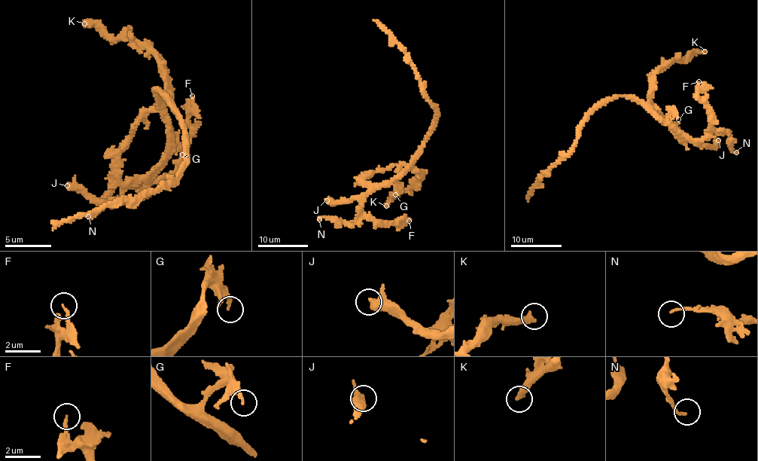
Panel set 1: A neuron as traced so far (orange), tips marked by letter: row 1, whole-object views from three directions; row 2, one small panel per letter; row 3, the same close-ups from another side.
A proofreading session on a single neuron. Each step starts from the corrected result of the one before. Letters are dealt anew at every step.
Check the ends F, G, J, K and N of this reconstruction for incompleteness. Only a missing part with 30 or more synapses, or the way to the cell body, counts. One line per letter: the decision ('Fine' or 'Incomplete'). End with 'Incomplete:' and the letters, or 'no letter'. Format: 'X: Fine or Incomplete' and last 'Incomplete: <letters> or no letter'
F: Fine
G: Fine
J: Incomplete
K: Incomplete
N: Fine
Incomplete: J, K

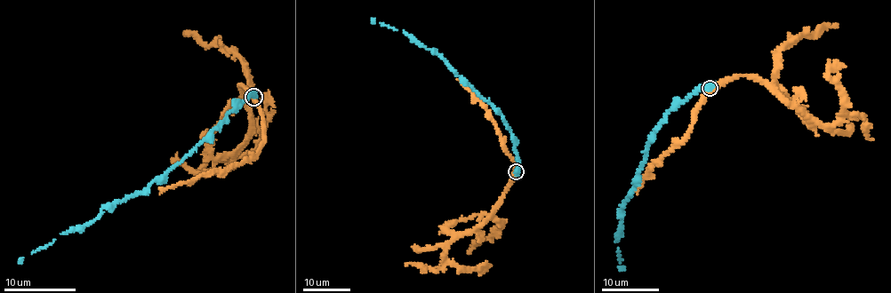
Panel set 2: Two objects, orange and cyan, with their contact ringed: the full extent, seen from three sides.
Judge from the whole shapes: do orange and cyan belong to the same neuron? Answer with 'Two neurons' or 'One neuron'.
Two neurons

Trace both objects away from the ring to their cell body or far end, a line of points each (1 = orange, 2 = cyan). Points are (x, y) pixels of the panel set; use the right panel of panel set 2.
1: (710, 88), (740, 75), (751, 75), (810, 118), (808, 124), (774, 80), (776, 55), (790, 42), (836, 25)
2: (710, 88), (696, 89), (685, 99), (676, 101), (651, 138), (622, 209), (616, 242), (622, 271)

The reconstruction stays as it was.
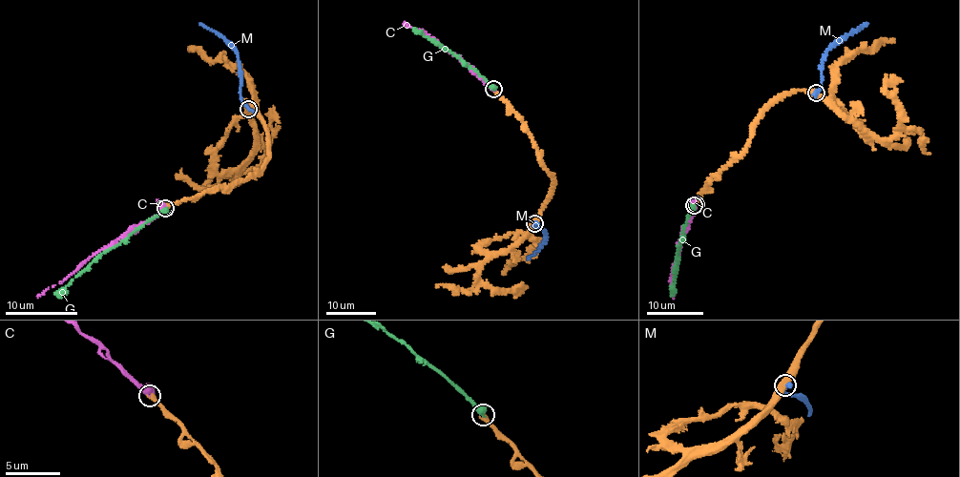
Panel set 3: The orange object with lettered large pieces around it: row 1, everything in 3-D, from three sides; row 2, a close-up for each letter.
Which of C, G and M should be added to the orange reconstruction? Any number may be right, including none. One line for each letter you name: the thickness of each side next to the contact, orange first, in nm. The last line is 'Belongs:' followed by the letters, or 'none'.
C: Thickness 320 nm (orange) against 360 nm
Belongs: C

